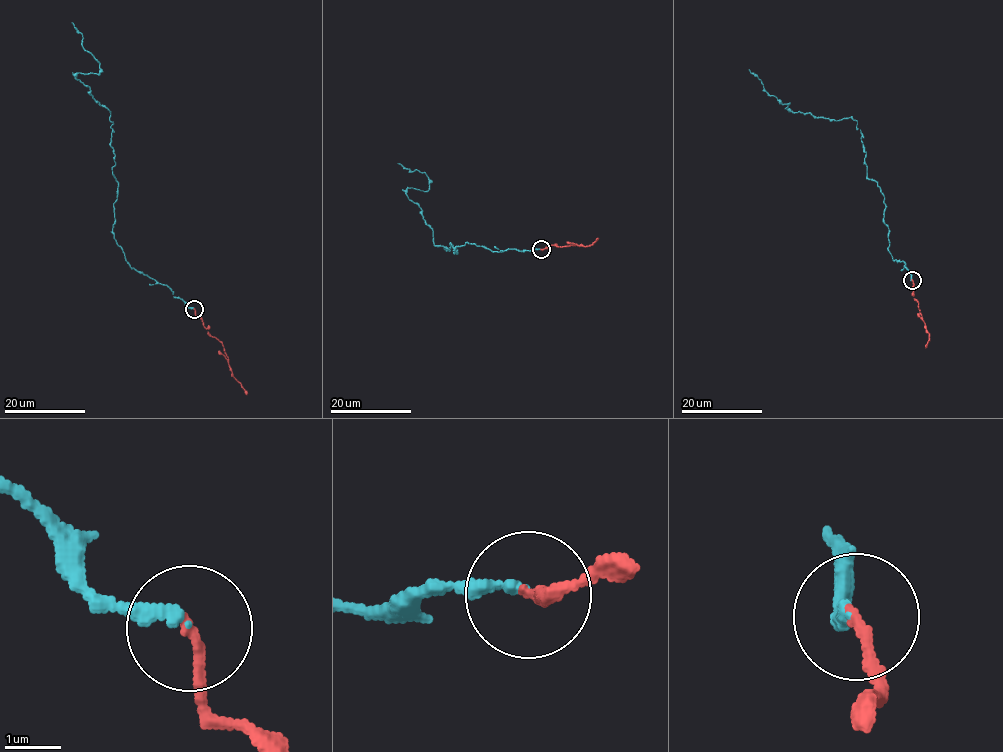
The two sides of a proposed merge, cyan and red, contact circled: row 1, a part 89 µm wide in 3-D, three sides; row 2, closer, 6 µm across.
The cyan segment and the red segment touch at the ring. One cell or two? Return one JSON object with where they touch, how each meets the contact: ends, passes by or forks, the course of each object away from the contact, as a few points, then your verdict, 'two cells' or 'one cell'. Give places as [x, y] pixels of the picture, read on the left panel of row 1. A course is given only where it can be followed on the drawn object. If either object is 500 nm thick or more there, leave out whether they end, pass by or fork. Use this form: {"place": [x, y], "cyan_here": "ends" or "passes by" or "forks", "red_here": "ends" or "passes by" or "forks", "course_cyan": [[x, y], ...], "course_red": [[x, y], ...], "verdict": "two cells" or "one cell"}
{"place": [194, 309], "cyan_here": "ends", "red_here": "ends", "course_cyan": [[194, 309], [130, 266], [114, 238], [113, 122], [75, 77], [99, 74], [100, 64], [71, 23]], "course_red": [[194, 309], [208, 332], [222, 344], [230, 370], [246, 395]], "verdict": "one cell"}

